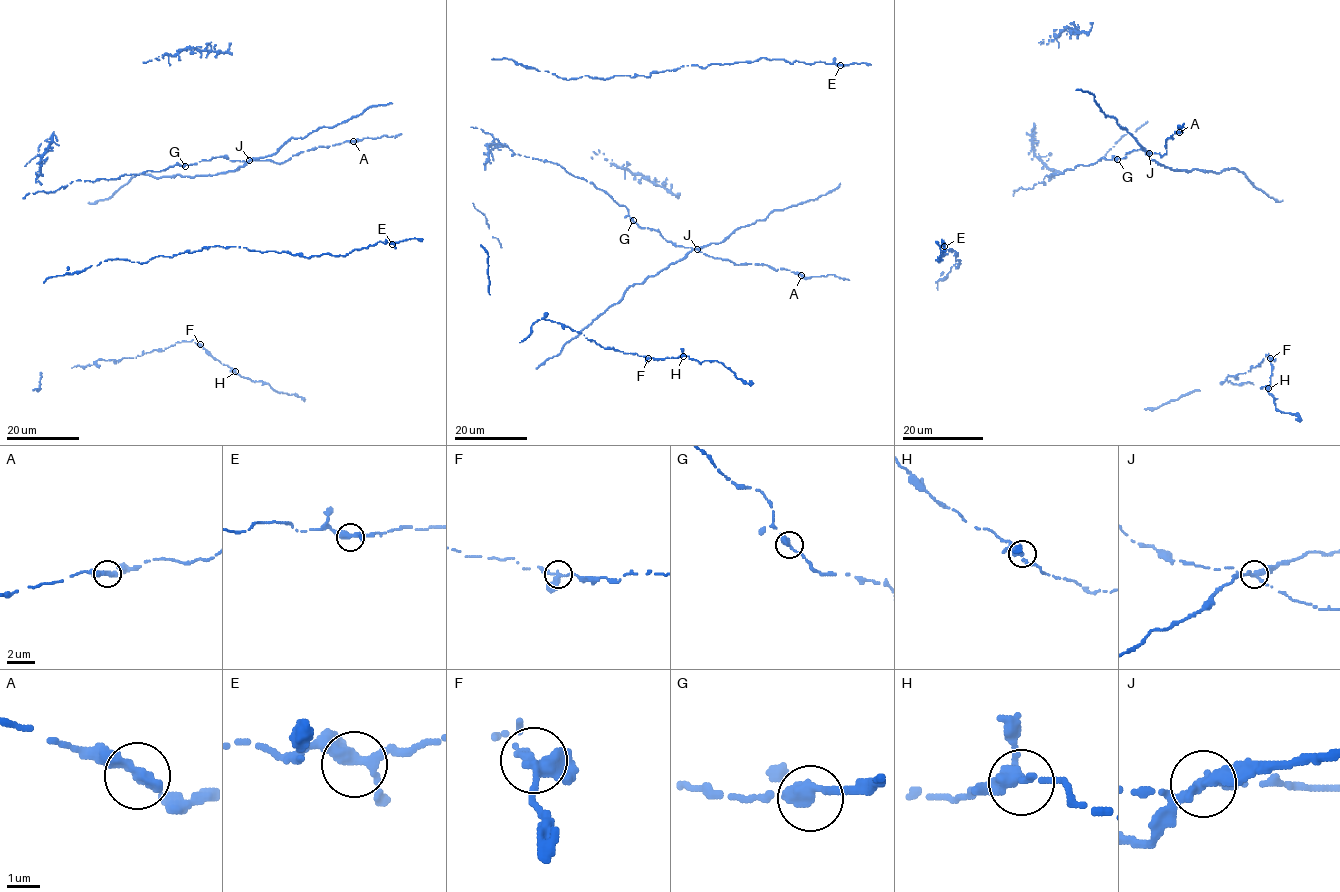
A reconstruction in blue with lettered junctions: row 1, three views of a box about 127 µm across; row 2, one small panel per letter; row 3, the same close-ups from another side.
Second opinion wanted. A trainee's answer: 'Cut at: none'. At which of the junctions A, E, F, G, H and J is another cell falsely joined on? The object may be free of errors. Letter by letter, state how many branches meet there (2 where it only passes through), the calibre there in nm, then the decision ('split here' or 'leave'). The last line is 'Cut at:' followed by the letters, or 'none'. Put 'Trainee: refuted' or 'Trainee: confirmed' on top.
Trainee: refuted
A: branches 2; calibre 320 nm; leave
E: branches 3; calibre 320 nm; leave
F: branches 3; calibre 280 nm; leave
G: branches 2; calibre 360 nm; leave
H: branches 4; calibre 320 nm; leave
J: branches 4; calibre 320 nm; split here
Cut at: J

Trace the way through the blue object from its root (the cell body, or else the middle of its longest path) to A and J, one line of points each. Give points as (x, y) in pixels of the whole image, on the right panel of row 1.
A: (1116, 158), (1141, 148), (1146, 154), (1161, 156), (1166, 152), (1166, 138), (1179, 132)
J: (1116, 158), (1124, 158), (1126, 153), (1141, 148), (1149, 153)

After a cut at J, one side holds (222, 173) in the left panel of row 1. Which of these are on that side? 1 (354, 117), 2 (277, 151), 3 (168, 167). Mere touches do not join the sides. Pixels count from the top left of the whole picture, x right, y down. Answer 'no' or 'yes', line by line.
1: yes
2: yes
3: no

